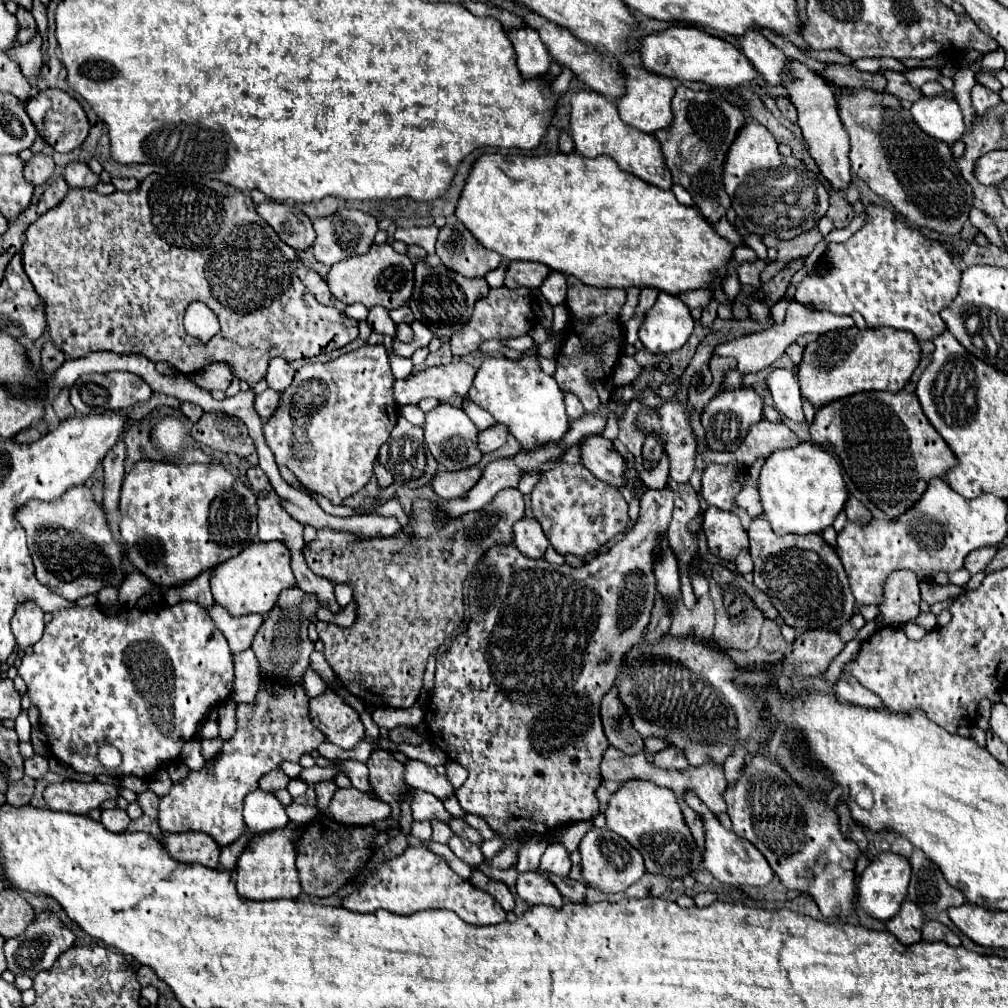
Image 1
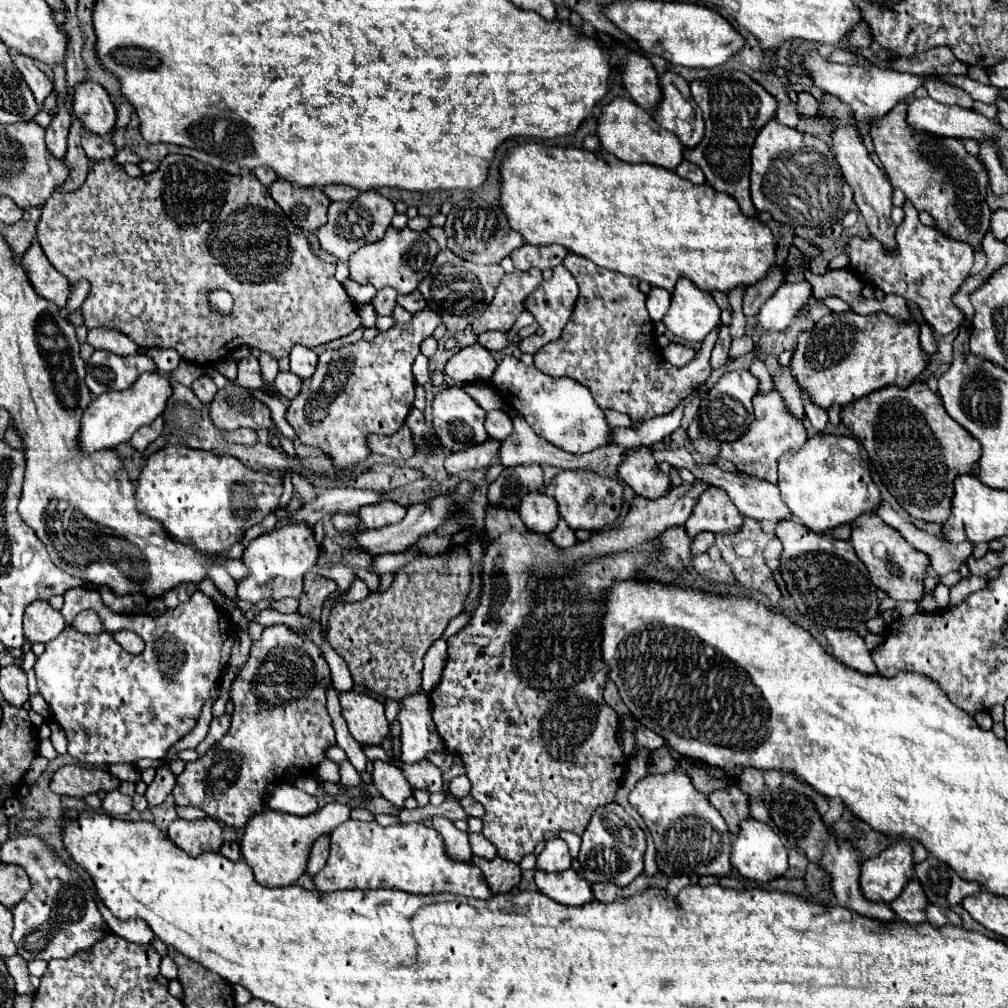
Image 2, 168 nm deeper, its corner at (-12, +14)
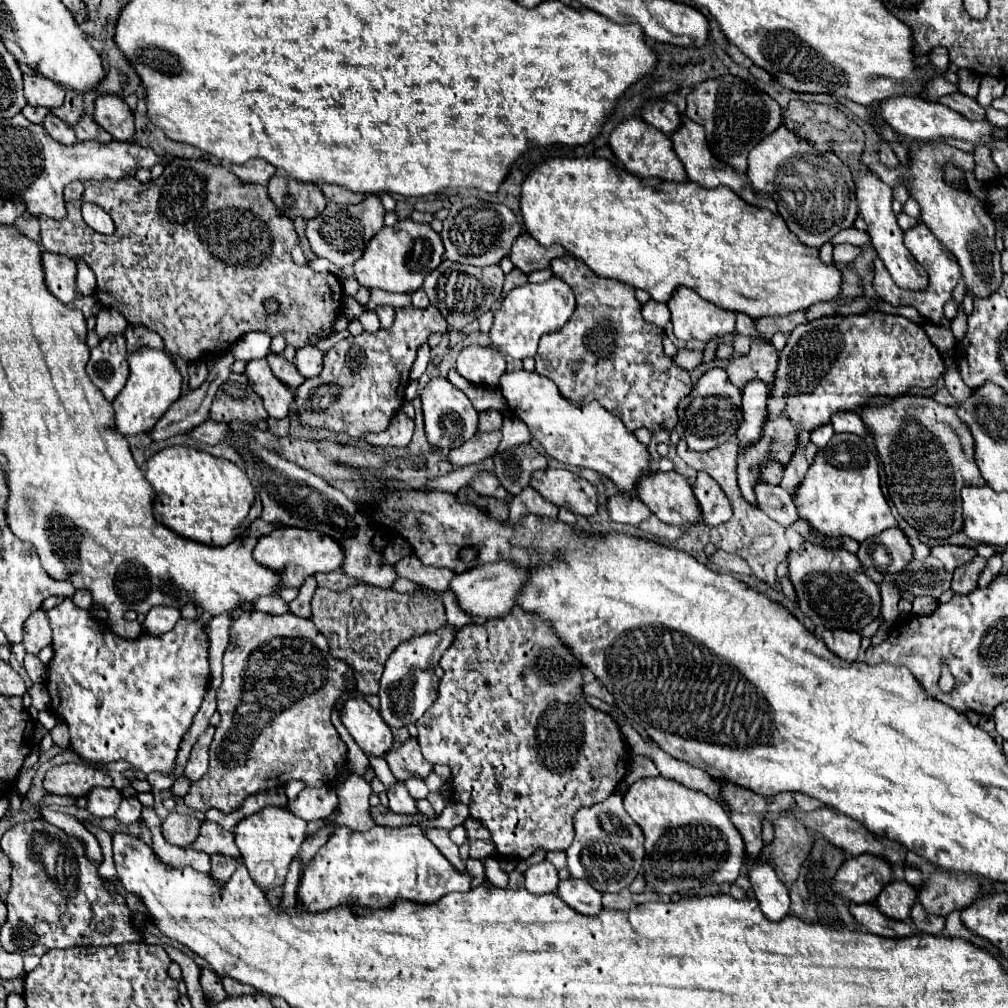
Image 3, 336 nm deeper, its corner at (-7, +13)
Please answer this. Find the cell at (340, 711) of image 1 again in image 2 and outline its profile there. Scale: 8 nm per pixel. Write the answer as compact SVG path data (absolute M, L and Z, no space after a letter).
M344 691L338 699L352 737L362 745L380 745L380 741L390 733L390 723L384 717L384 705L358 691Z

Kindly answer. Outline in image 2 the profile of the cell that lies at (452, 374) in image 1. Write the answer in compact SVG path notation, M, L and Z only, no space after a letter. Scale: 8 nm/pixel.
M474 343L470 347L464 347L446 361L444 375L448 375L458 383L476 383L476 381L488 381L494 369L496 361L490 355L490 351L484 349L480 343Z

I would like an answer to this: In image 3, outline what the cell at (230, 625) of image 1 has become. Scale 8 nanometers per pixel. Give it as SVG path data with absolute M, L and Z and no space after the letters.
M309 576L305 582L303 582L303 588L299 590L299 596L289 604L291 606L291 612L301 616L301 618L311 618L311 598L313 598L313 592L317 588L317 582L313 576Z

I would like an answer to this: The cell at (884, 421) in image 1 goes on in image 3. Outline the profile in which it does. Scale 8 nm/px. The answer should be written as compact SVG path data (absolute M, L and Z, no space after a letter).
M905 394L901 398L871 398L871 402L859 414L875 438L879 456L885 464L891 500L903 520L929 538L949 538L953 532L963 530L961 488L985 486L987 482L975 464L975 442L971 438L971 430L967 430L965 422L959 422L955 408L943 406L933 398Z

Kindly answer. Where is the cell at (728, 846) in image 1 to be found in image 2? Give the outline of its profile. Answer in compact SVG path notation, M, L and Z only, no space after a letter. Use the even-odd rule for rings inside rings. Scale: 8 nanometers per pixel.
M746 819L740 823L740 831L732 837L730 861L744 879L766 883L774 877L780 877L788 869L788 851L782 845L780 837L770 829L770 825L760 823L756 819ZM742 845L756 845L756 847L742 847Z

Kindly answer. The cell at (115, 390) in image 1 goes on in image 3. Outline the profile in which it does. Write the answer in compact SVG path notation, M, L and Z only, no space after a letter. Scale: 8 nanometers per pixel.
M119 334L119 338L107 336L99 342L99 346L91 348L87 374L105 396L105 400L113 402L115 396L123 390L129 376L127 346L123 334Z

